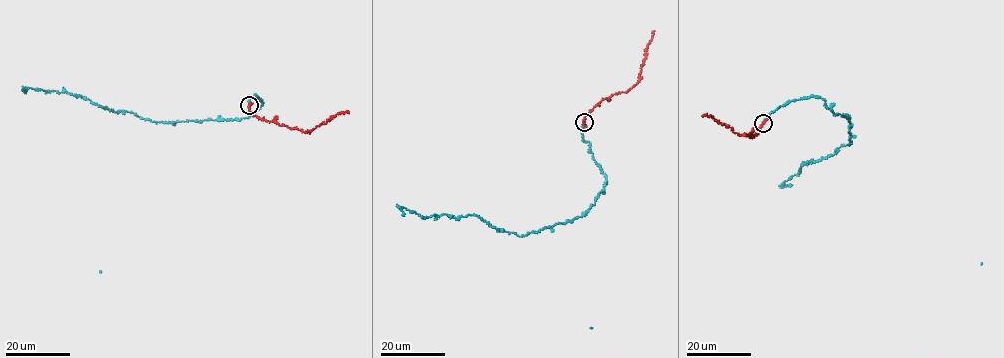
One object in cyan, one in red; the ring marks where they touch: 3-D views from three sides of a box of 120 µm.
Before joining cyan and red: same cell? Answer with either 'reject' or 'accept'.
accept

